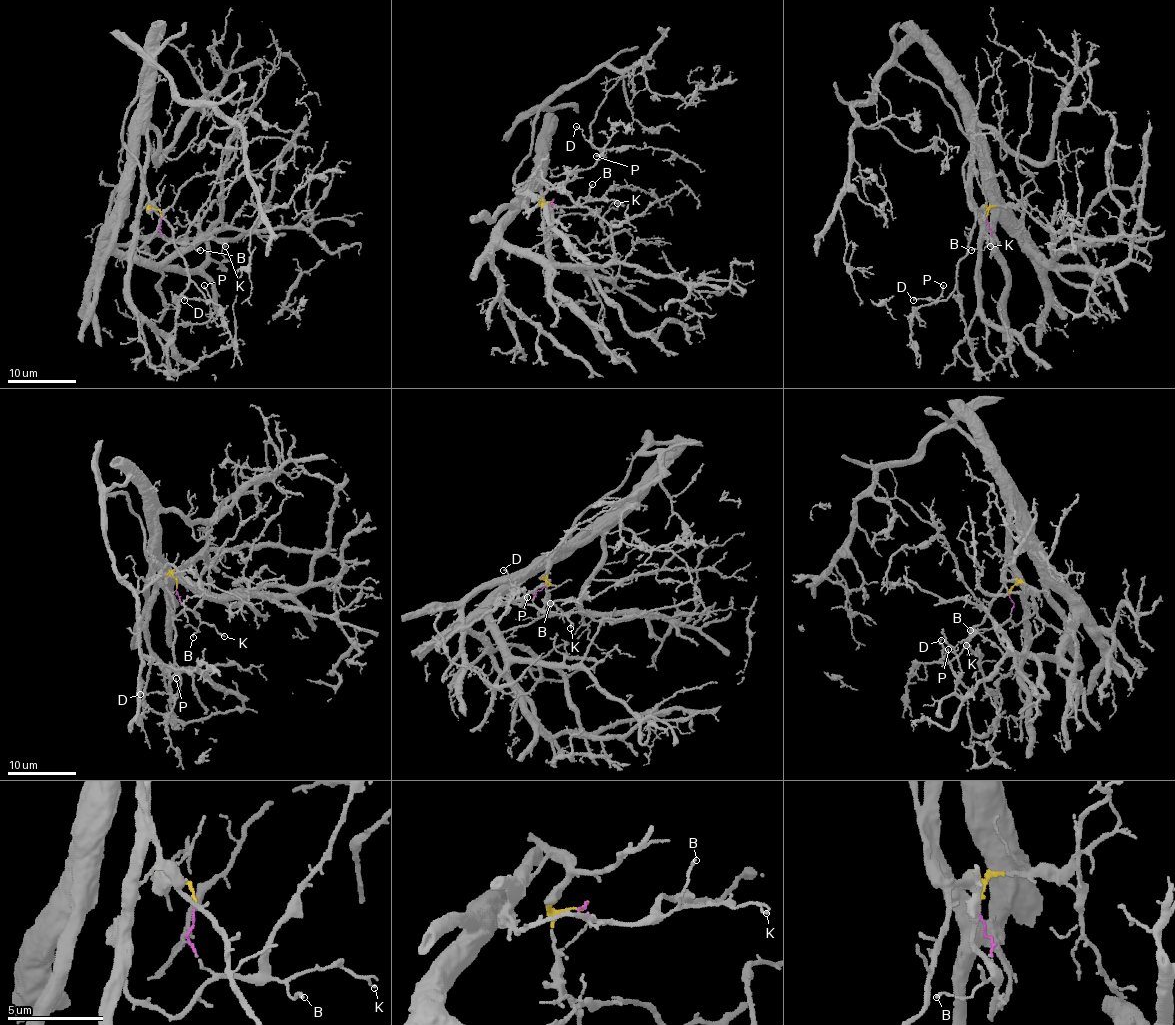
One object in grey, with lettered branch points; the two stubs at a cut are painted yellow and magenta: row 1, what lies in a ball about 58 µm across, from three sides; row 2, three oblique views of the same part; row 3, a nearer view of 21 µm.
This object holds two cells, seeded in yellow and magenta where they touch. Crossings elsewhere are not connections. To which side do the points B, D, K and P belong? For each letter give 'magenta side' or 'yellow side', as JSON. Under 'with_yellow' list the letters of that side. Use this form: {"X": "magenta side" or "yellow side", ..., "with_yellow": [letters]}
{"B": "magenta side", "D": "yellow side", "K": "magenta side", "P": "yellow side", "with_yellow": ["D", "P"]}

